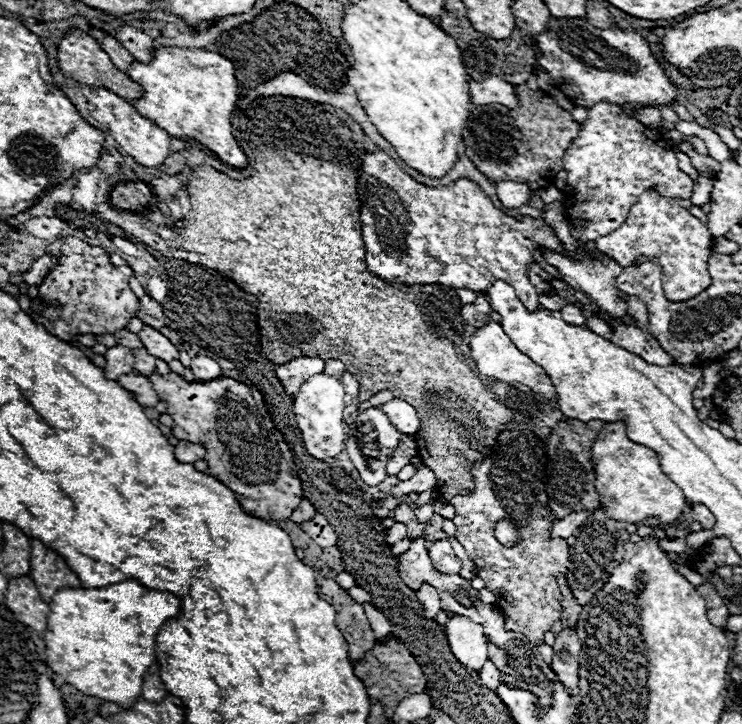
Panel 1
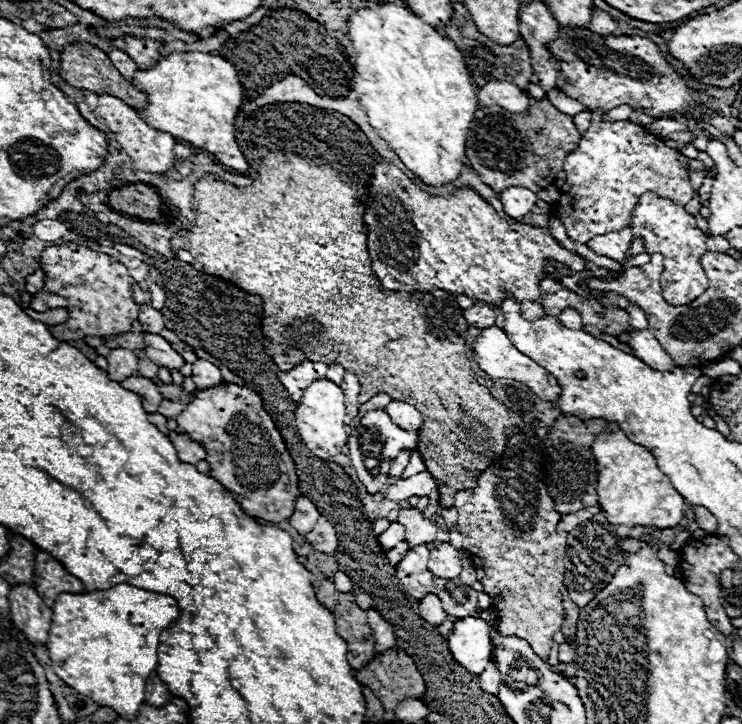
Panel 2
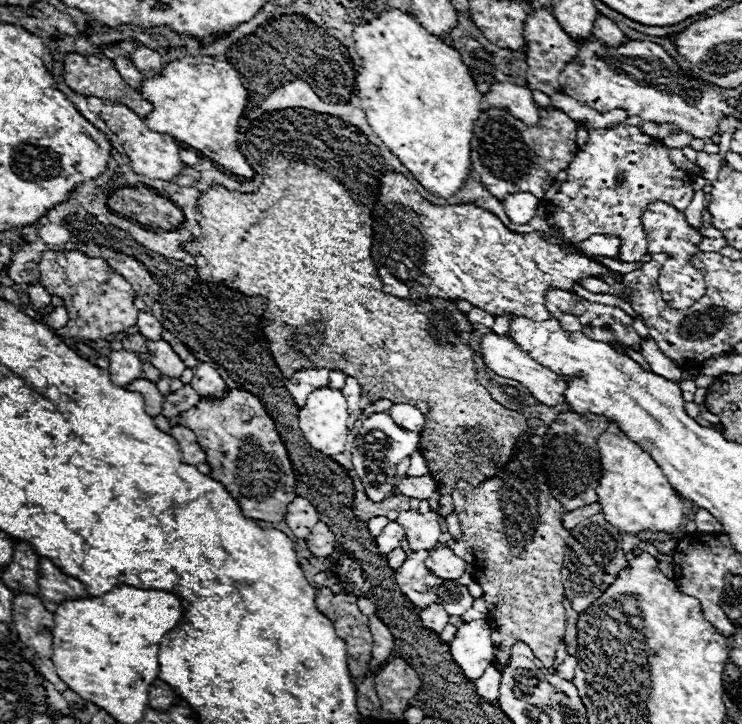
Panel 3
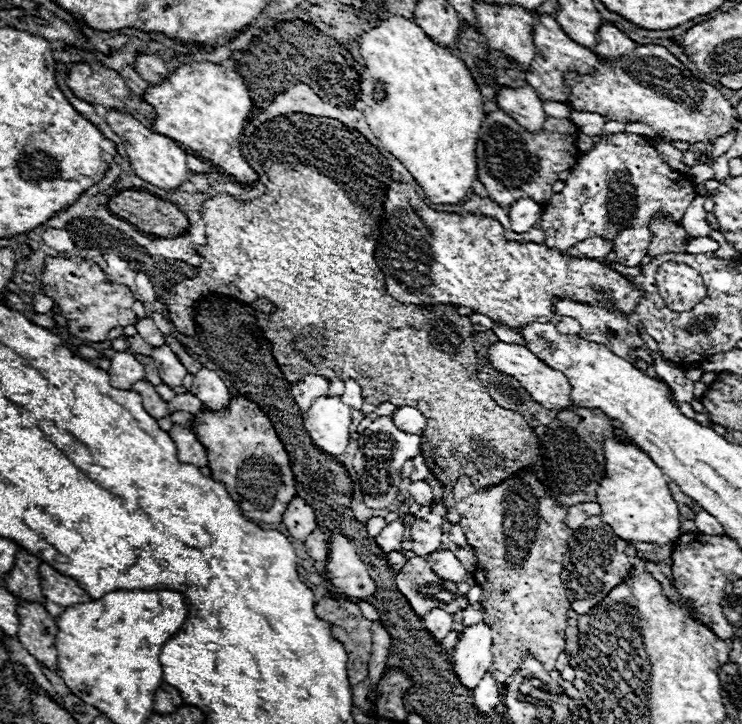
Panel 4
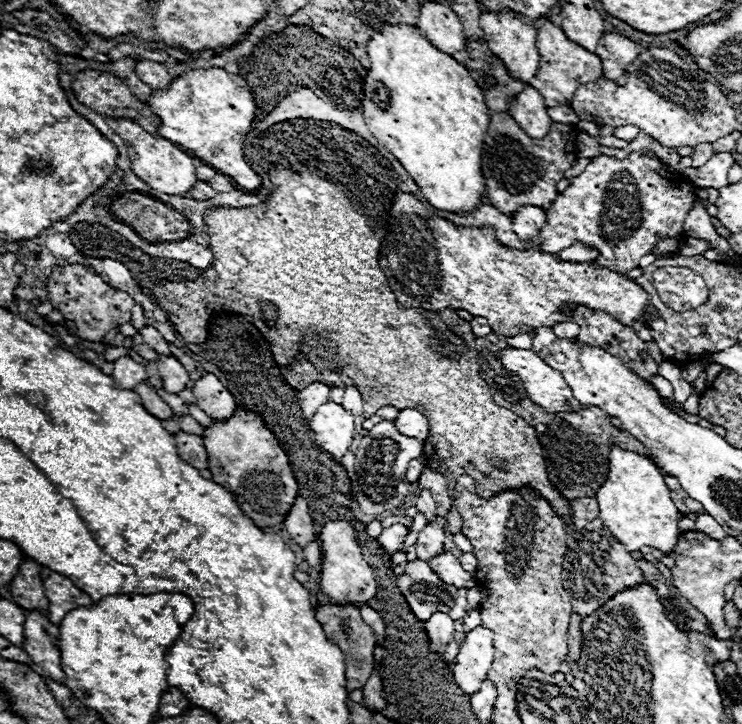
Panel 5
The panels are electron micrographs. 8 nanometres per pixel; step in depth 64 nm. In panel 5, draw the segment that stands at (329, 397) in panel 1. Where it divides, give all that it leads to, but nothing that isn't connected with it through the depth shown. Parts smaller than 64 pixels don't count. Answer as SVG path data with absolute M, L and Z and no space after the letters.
M330 400L322 404L308 420L308 426L314 432L316 444L334 460L340 460L350 450L354 438L354 418L340 404Z

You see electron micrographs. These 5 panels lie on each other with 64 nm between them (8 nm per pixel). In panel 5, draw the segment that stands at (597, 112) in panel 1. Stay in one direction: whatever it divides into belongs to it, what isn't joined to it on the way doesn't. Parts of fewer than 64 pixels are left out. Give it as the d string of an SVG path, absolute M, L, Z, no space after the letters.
M652 150L630 152L624 160L598 154L590 158L582 174L570 178L570 186L546 210L540 248L556 254L576 242L586 242L598 246L600 258L606 258L606 262L596 262L596 266L626 274L654 248L660 240L658 234L682 234L684 218L694 200L694 186L686 178L668 172Z

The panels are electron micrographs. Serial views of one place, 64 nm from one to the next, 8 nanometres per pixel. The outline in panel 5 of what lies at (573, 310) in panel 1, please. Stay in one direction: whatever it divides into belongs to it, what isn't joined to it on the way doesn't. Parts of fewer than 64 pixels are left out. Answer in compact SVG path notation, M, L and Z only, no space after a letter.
M568 320L568 322L560 322L560 324L556 324L554 330L556 330L556 334L560 334L560 338L576 338L580 326L578 326L576 322Z

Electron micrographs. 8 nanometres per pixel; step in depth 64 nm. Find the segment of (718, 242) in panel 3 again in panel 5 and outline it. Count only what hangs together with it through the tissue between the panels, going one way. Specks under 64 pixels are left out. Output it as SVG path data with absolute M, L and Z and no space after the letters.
M684 236L682 242L680 242L680 250L678 250L678 252L680 252L682 256L698 256L698 254L704 254L706 250L712 250L712 246L710 246L706 240Z

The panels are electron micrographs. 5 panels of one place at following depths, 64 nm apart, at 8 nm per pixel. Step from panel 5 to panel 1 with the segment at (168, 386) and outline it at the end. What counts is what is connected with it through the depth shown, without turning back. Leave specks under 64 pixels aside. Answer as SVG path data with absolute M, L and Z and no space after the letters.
M144 326L140 332L138 332L138 338L144 342L144 348L156 356L156 358L162 358L166 362L178 358L178 348L164 336L160 334L156 328L152 326Z

